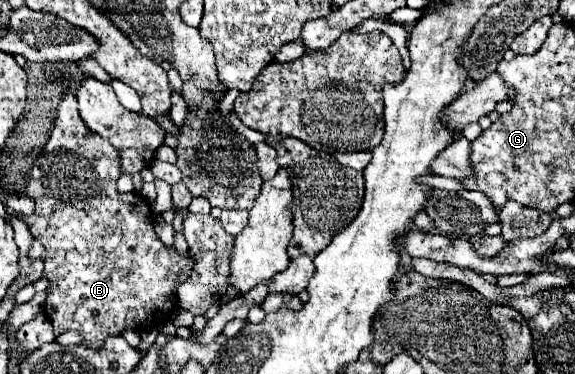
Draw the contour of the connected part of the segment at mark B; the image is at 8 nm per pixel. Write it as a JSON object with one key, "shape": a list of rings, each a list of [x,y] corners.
{"shape":[[[64,89],[62,97],[60,97],[60,111],[56,115],[56,125],[54,125],[54,131],[46,143],[46,147],[42,149],[42,153],[36,157],[34,161],[34,167],[26,179],[26,189],[24,193],[36,203],[34,205],[34,213],[32,215],[16,215],[18,219],[22,219],[30,233],[34,235],[34,239],[38,239],[44,247],[46,247],[46,253],[42,257],[44,261],[44,277],[50,281],[48,289],[46,289],[46,305],[44,305],[44,313],[50,317],[52,325],[54,325],[54,335],[60,335],[64,331],[78,331],[82,335],[82,343],[86,347],[92,347],[92,349],[100,349],[106,341],[106,337],[110,335],[118,335],[122,329],[134,329],[134,331],[146,331],[146,329],[152,329],[152,327],[158,327],[162,325],[170,315],[172,311],[176,309],[176,287],[178,287],[178,275],[180,273],[190,273],[192,269],[192,259],[190,257],[180,257],[176,253],[174,247],[168,247],[164,245],[158,235],[154,233],[154,223],[152,223],[152,217],[150,217],[150,207],[146,203],[146,199],[142,195],[136,195],[134,191],[132,193],[120,193],[116,189],[116,181],[118,181],[118,175],[120,175],[120,153],[118,149],[110,147],[110,143],[106,139],[102,139],[98,133],[90,131],[88,125],[82,121],[80,117],[80,111],[78,111],[78,101],[76,101],[76,95],[72,89]]]}

